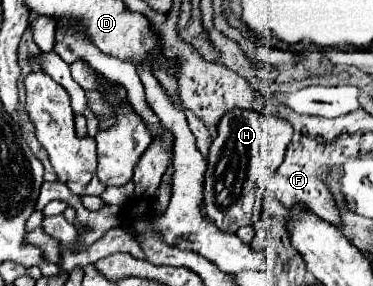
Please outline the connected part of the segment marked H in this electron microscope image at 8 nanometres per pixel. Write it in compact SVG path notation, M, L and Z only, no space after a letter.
M239 107L221 117L217 137L209 147L205 171L205 211L221 231L235 233L239 227L253 225L261 217L261 197L265 185L283 163L291 139L293 125L281 117Z

